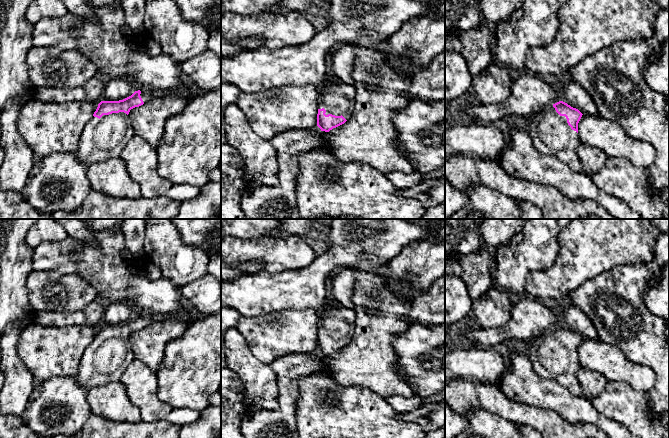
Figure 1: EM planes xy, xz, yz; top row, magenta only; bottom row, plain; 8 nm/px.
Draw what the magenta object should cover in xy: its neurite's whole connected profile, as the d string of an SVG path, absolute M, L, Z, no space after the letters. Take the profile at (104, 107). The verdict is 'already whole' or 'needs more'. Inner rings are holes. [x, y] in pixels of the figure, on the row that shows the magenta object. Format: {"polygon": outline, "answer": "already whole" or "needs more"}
{"polygon": "M135 91L131 96L119 101L101 101L92 119L85 125L75 154L86 165L104 162L120 157L124 147L135 135L128 114L131 109L143 105L153 98L152 92Z", "answer": "needs more"}

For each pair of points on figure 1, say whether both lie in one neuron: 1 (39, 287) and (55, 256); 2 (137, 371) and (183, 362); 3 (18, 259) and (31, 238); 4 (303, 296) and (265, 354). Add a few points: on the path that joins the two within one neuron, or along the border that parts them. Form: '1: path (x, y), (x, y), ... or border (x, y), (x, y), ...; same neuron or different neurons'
1: border (34, 269), (57, 270), (61, 273), (70, 274); different neurons
2: border (155, 372), (157, 395); different neurons
3: border (28, 229), (25, 240), (33, 248); different neurons
4: border (317, 312), (311, 309), (279, 309), (271, 313); different neurons

